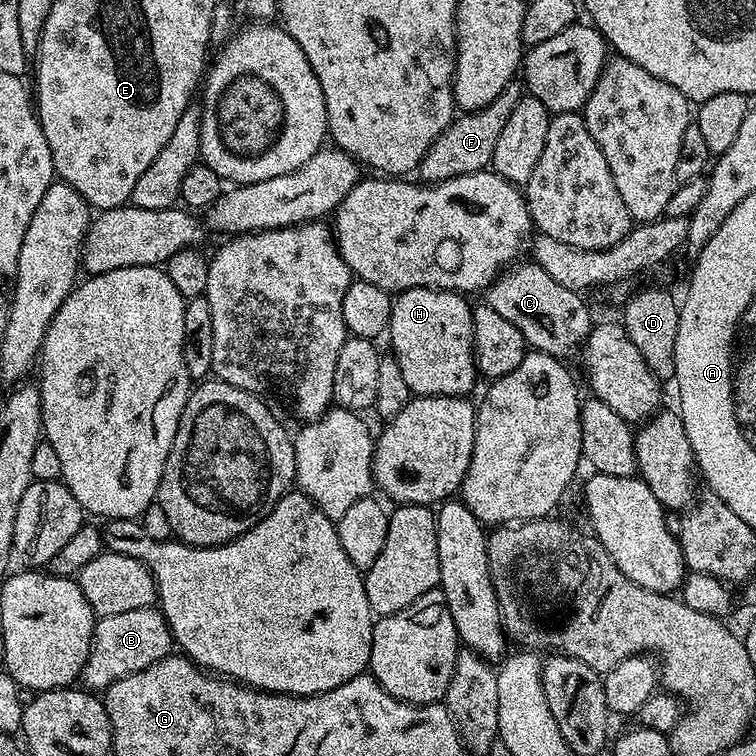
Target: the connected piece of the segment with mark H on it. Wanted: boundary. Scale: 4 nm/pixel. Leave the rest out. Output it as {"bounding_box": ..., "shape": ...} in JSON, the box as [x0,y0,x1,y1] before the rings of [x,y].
{"bounding_box":[386,288,478,396],"shape":[[[408,288],[405,292],[399,293],[392,301],[392,317],[386,329],[387,339],[392,339],[391,351],[394,353],[402,370],[402,379],[409,386],[412,394],[418,396],[463,396],[469,395],[468,391],[475,386],[478,381],[478,369],[476,366],[476,352],[472,348],[474,346],[474,322],[472,321],[473,305],[467,304],[465,297],[459,292],[446,292],[438,288]]]}

